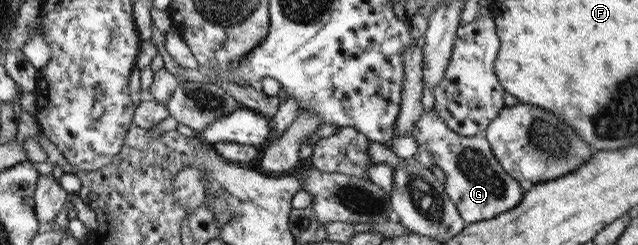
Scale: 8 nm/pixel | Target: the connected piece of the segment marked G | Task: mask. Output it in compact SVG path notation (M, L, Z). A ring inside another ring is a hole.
M422 112L418 121L407 132L407 136L412 137L428 154L430 154L434 164L442 170L444 174L443 189L456 207L460 218L468 223L475 223L479 220L488 220L493 216L499 215L501 212L506 212L514 208L522 198L523 190L517 180L514 180L509 174L504 172L504 169L499 165L499 162L494 158L489 144L484 135L474 135L470 137L459 136L453 130L450 130L438 113Z

